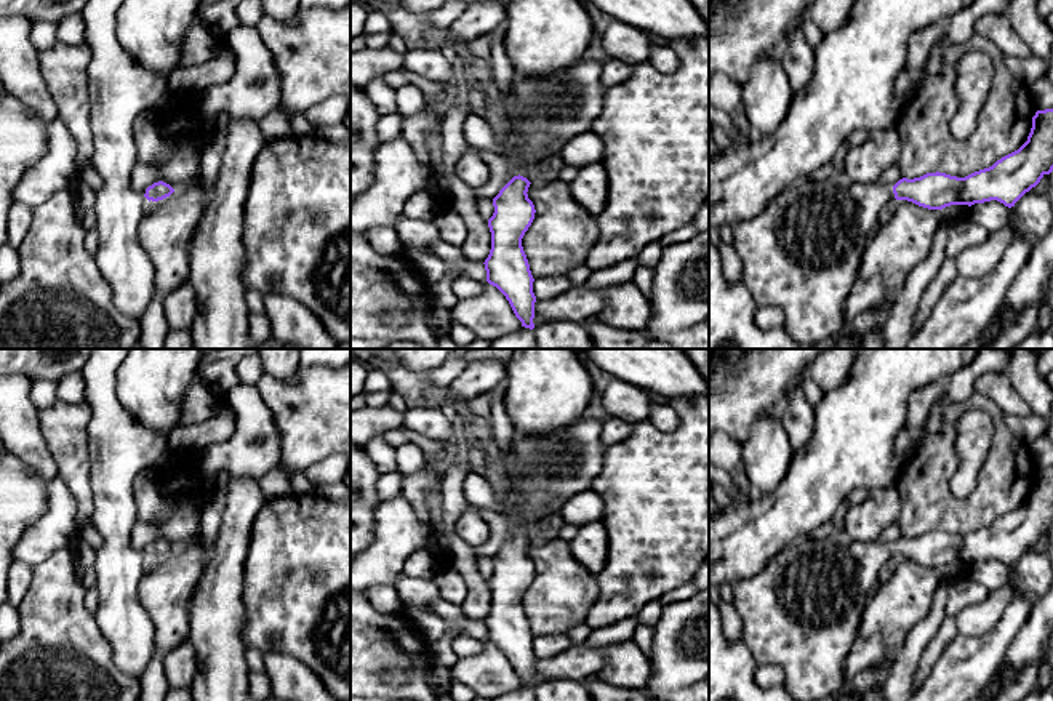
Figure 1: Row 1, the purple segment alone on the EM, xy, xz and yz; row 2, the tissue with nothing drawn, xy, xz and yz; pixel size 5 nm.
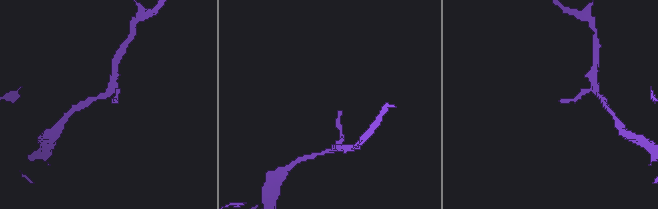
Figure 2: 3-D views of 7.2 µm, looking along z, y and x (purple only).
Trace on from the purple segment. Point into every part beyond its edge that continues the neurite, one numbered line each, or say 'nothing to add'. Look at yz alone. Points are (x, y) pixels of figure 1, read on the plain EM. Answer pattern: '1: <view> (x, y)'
1: yz (802, 612)

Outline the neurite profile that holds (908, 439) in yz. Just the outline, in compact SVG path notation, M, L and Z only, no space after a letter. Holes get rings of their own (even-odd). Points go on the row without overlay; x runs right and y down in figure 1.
M904 426L895 440L895 456L904 466L915 448L920 445L923 435L923 427Z

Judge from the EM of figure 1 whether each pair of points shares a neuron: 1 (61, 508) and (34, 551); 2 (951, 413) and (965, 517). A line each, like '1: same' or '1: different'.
1: same
2: same

